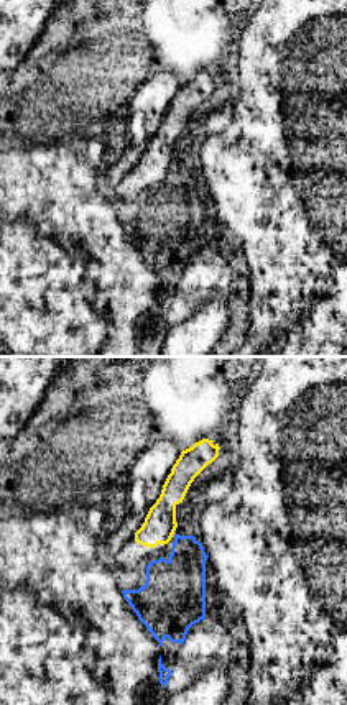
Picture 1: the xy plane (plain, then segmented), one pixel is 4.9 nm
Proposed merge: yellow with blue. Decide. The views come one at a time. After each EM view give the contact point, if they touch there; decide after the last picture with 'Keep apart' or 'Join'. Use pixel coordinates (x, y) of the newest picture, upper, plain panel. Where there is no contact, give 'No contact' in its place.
No contact

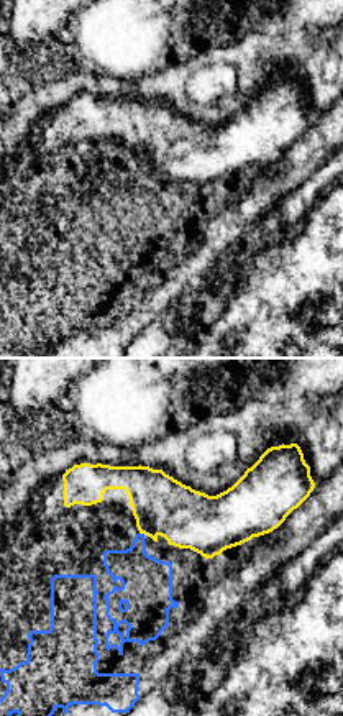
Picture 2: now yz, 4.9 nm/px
Touches yellow at (143, 165)

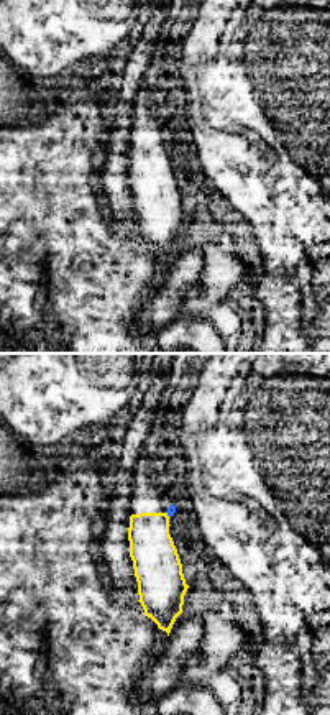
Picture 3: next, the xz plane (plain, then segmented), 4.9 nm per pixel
Touches yellow at (166, 147)

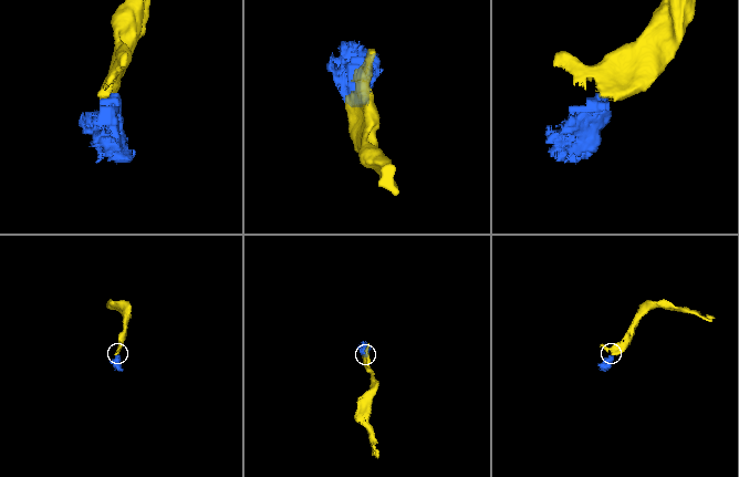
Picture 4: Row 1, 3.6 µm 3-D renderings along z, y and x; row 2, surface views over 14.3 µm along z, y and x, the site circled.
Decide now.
Join

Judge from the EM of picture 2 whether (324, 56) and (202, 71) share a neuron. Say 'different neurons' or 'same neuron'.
same neuron

